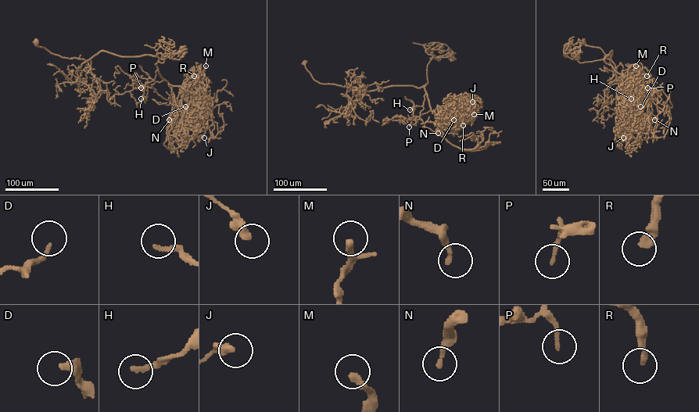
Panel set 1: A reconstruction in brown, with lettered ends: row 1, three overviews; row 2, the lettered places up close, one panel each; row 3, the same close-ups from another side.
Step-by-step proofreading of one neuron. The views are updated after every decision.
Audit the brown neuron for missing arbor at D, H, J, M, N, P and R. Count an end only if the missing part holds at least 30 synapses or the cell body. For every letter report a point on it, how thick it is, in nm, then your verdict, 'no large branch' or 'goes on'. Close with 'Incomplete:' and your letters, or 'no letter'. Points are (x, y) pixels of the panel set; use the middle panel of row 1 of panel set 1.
D: place (453, 120); calibre 240 nm; no large branch
H: place (410, 109); calibre 240 nm; no large branch
J: place (472, 102); calibre 360 nm; no large branch
M: place (474, 114); calibre 200 nm; no large branch
N: place (438, 133); calibre 240 nm; no large branch
P: place (409, 127); calibre 170 nm; no large branch
R: place (463, 125); calibre 280 nm; no large branch
Incomplete: no letter

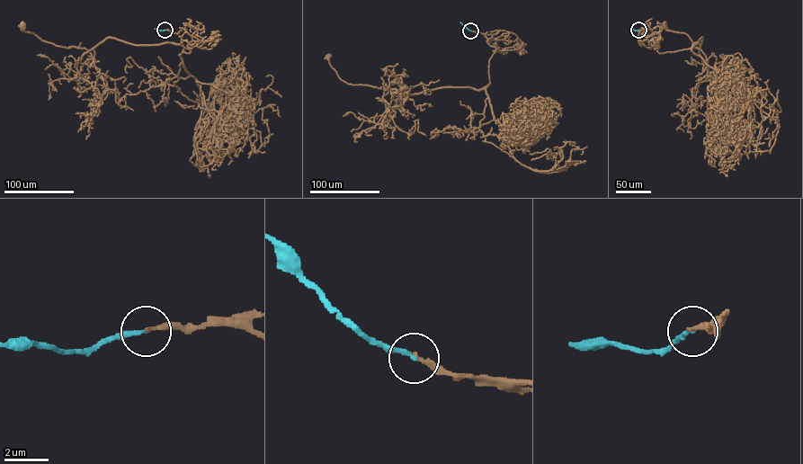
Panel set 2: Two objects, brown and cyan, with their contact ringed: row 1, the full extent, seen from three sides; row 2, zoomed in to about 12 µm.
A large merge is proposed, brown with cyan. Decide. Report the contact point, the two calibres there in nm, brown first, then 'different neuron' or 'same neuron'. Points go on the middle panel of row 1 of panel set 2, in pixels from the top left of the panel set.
place (470, 31); calibres 160 and 160 nm; different neuron

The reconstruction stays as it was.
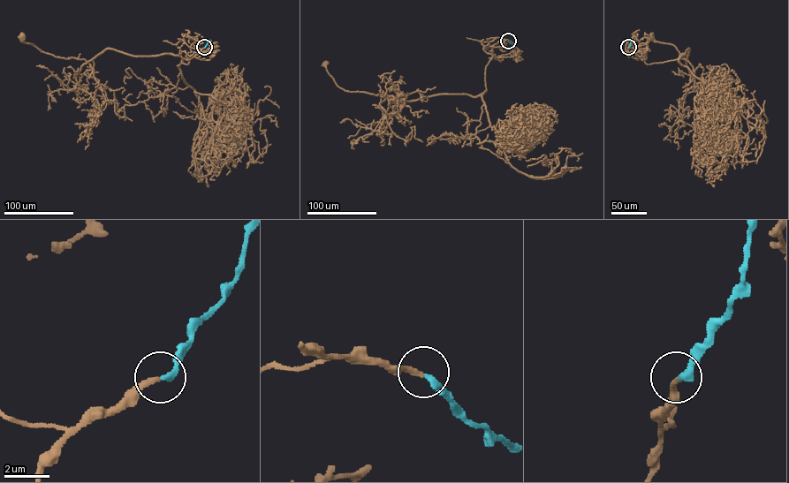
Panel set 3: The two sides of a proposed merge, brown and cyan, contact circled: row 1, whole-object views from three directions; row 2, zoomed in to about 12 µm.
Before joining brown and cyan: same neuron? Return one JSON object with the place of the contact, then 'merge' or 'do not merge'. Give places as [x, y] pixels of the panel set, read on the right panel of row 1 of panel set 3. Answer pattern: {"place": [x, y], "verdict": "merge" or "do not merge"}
{"place": [628, 47], "verdict": "merge"}

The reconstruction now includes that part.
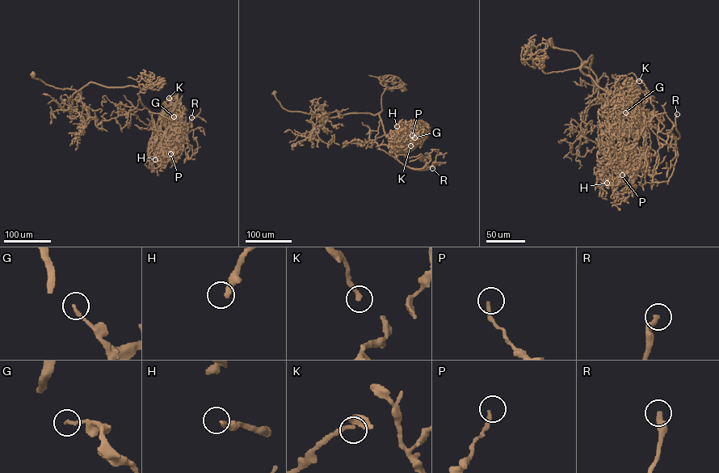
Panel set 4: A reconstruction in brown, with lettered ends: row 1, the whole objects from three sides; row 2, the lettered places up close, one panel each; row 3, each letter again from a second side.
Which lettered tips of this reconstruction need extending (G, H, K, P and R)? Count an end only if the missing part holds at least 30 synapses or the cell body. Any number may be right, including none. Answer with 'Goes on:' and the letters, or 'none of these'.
Goes on: H, R

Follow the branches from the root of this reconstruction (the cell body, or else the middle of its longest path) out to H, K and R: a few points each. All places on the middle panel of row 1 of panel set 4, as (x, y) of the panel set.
H: (274, 93), (288, 111), (331, 117), (382, 111), (379, 116), (384, 133), (393, 143), (402, 132), (397, 126)
K: (274, 93), (288, 111), (331, 117), (382, 111), (379, 116), (388, 138), (402, 133), (410, 145)
R: (274, 93), (288, 111), (331, 117), (382, 111), (375, 139), (379, 149), (412, 169), (432, 168)

